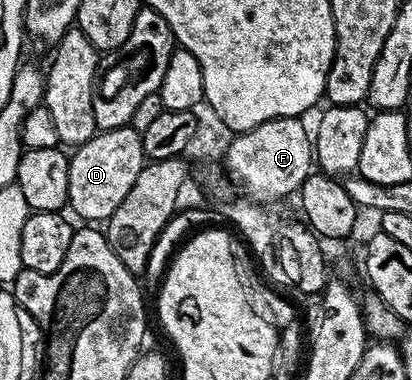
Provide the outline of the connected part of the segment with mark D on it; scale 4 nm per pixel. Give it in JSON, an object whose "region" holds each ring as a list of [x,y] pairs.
{"region":[[[128,125],[115,130],[95,133],[92,140],[88,140],[70,154],[70,171],[68,172],[69,209],[72,208],[80,217],[87,218],[90,221],[87,223],[105,223],[106,219],[112,216],[112,212],[116,212],[116,208],[120,208],[124,196],[128,196],[128,192],[132,192],[132,184],[136,184],[136,176],[140,176],[140,172],[147,161],[141,130],[136,130],[133,126]]]}

